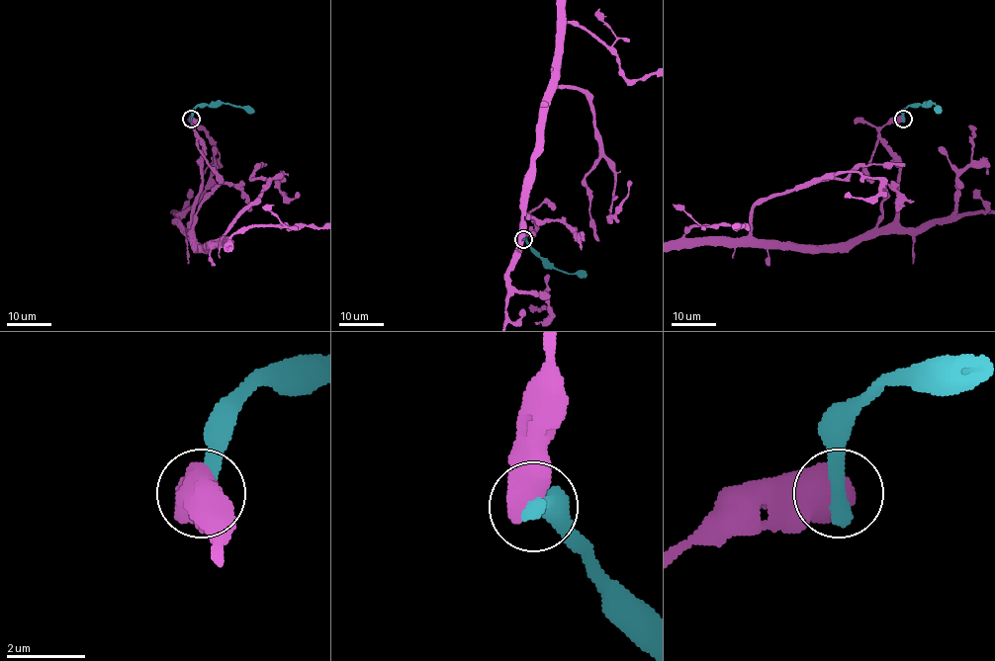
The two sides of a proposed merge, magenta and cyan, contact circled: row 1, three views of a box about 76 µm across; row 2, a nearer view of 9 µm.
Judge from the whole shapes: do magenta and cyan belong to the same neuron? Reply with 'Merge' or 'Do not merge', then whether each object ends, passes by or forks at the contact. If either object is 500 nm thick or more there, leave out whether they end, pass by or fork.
Do not merge

